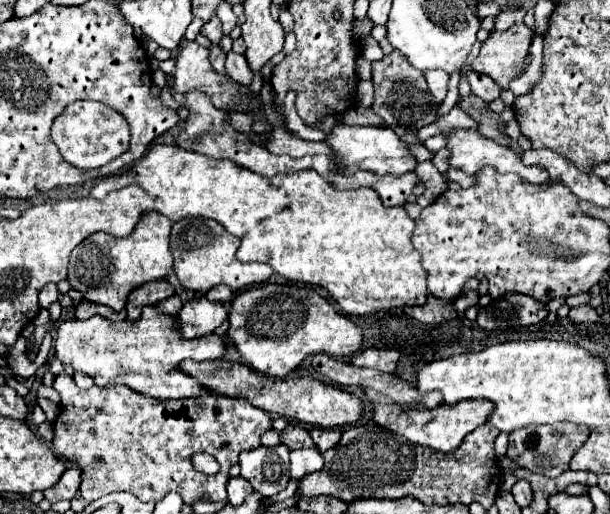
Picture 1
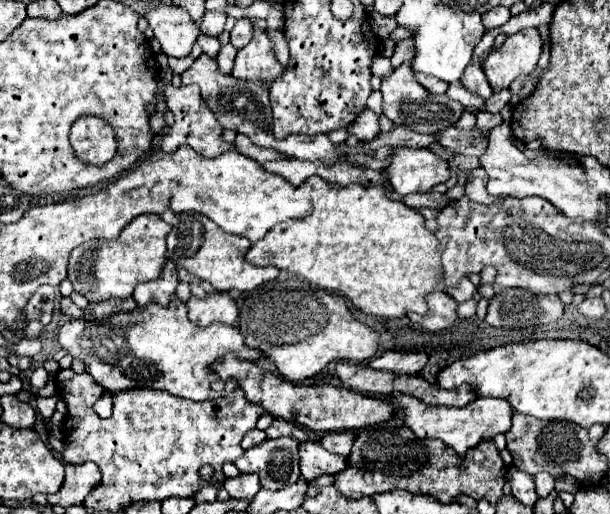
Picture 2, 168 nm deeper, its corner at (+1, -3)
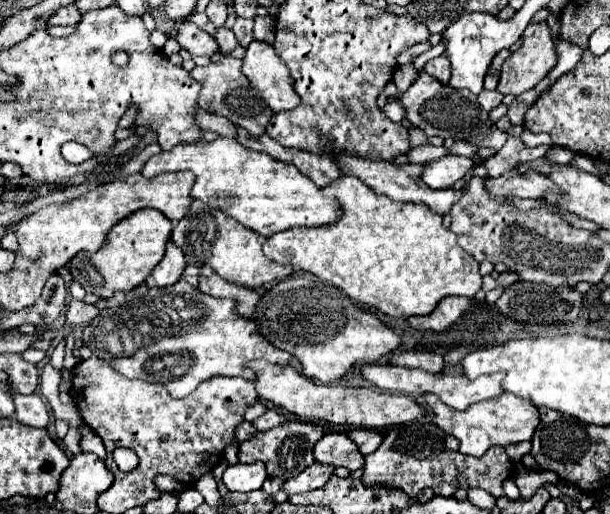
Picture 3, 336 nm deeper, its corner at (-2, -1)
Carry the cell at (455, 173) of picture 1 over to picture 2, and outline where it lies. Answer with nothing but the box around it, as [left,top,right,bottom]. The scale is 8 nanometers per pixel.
[466,168,498,204]

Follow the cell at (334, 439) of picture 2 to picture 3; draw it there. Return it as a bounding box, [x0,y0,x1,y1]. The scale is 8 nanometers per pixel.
[347,430,383,456]

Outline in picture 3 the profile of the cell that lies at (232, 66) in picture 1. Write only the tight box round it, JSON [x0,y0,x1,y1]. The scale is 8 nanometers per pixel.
[215,28,239,54]

